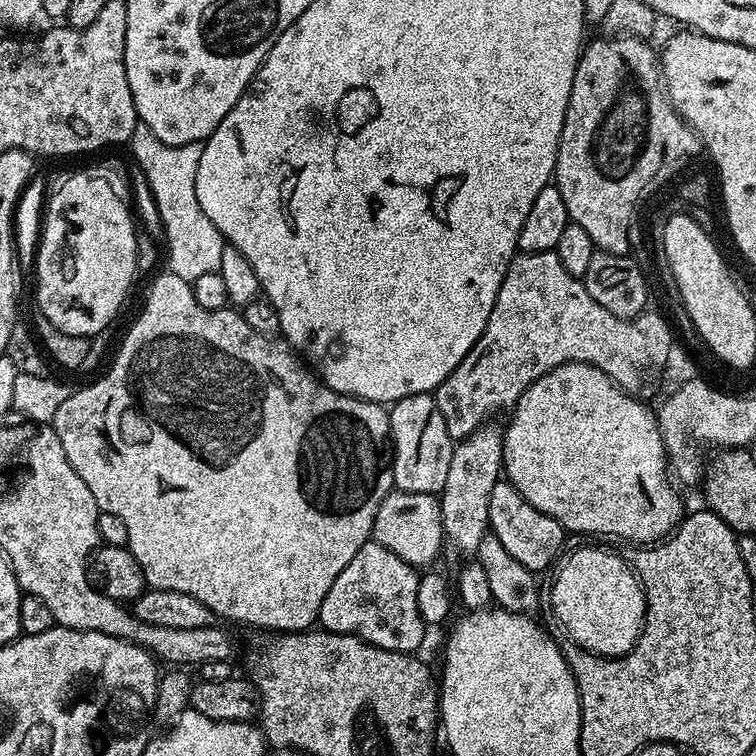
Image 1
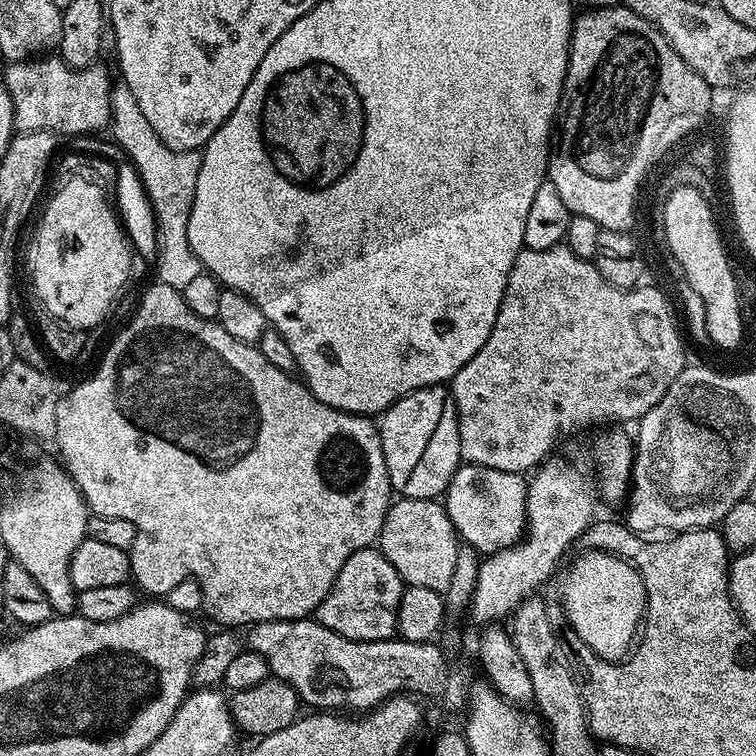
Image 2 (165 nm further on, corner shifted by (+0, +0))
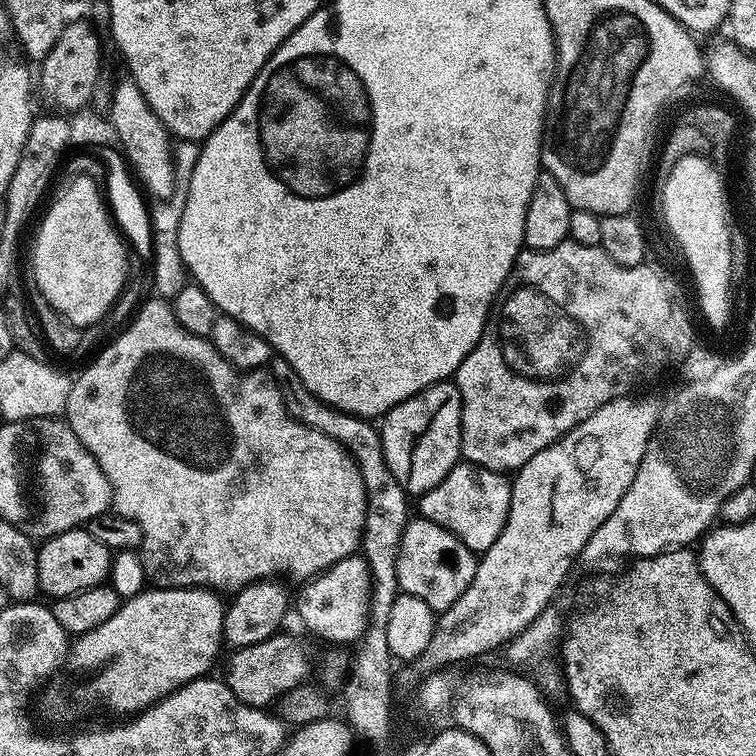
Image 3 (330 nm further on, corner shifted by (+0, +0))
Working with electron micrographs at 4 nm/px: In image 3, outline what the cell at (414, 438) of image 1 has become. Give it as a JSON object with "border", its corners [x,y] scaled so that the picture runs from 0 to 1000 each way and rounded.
{"border":[[[597,501],[581,503],[563,511],[553,521],[526,532],[501,557],[500,570],[511,616],[526,632],[541,657],[554,659],[567,651],[602,614],[610,612],[608,565],[611,563],[611,526],[606,511]]]}

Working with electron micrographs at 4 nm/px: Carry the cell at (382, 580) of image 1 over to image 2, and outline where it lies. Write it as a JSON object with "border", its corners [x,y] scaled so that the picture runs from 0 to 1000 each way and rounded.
{"border":[[[480,725],[458,738],[437,786],[418,804],[417,819],[464,847],[517,847],[525,840],[526,802],[536,776],[526,754],[501,728]]]}

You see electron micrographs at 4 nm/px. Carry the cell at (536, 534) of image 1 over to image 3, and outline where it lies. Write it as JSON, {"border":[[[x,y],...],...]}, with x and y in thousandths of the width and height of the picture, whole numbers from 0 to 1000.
{"border":[[[610,611],[598,618],[595,627],[590,627],[579,643],[554,657],[554,681],[595,701],[595,706],[606,710],[622,729],[638,733],[659,717],[659,706],[664,706],[664,696],[669,696],[676,652],[677,643],[671,628]]]}

